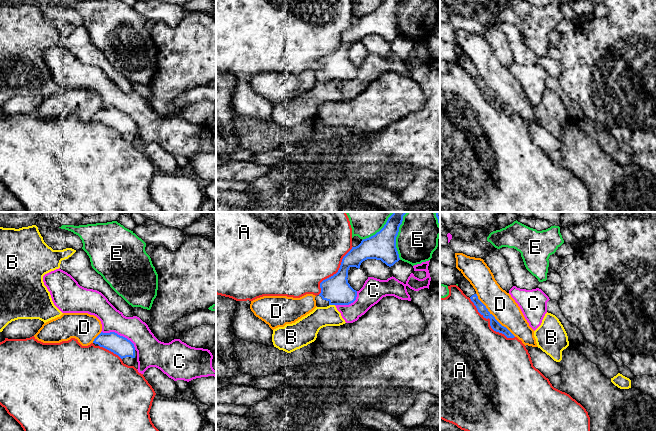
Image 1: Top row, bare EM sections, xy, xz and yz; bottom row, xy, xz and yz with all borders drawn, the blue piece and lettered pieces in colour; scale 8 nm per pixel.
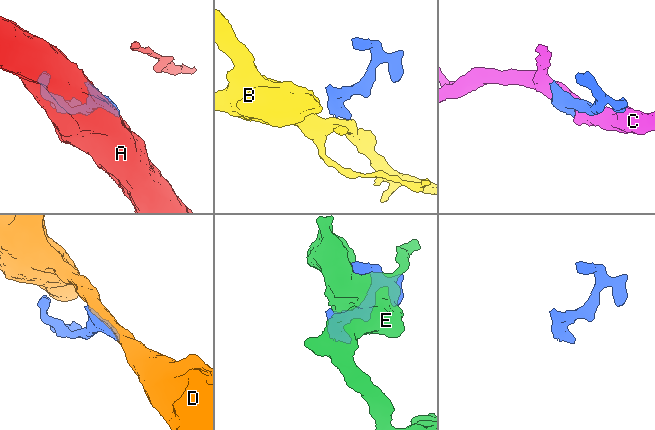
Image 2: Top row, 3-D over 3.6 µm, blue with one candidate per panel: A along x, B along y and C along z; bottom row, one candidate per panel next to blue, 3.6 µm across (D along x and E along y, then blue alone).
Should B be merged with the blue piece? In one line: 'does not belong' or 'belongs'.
does not belong

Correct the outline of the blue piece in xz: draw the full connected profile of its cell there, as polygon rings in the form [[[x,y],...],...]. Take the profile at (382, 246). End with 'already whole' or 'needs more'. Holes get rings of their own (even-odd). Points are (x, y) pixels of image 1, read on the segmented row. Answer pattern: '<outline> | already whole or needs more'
[[[393,212],[379,232],[352,247],[343,257],[338,272],[320,283],[321,293],[315,297],[317,307],[349,305],[356,300],[357,291],[350,286],[347,279],[350,267],[359,269],[361,263],[367,259],[381,260],[391,267],[400,260],[396,237],[406,213]]] | needs more

